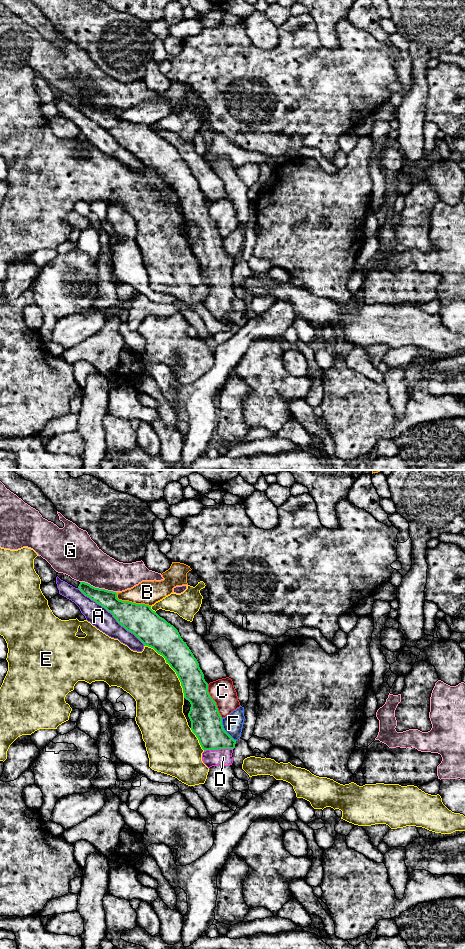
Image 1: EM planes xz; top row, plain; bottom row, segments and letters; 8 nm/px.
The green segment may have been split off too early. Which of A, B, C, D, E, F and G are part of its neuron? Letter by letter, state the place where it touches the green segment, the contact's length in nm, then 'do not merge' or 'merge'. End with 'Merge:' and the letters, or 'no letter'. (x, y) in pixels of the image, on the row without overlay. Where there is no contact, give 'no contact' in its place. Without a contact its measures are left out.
A: xz (112, 134) | 700 nm | do not merge
B: xz (131, 122) | 300 nm | do not merge
C: xz (214, 221) | 300 nm | do not merge
D: xz (218, 268) | 240 nm | merge
E: xz (171, 187) | 550 nm | do not merge
F: xz (224, 250) | 220 nm | do not merge
G: xz (98, 108) | 300 nm | do not merge
Merge: D

